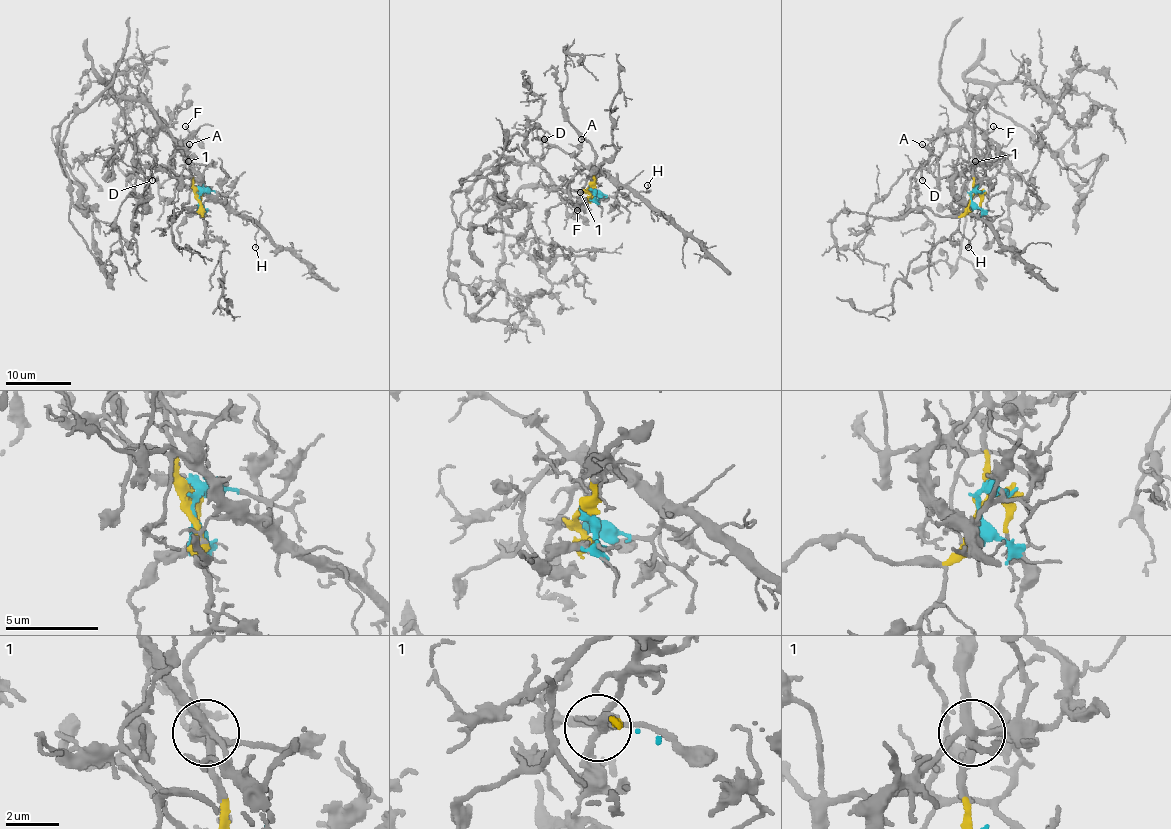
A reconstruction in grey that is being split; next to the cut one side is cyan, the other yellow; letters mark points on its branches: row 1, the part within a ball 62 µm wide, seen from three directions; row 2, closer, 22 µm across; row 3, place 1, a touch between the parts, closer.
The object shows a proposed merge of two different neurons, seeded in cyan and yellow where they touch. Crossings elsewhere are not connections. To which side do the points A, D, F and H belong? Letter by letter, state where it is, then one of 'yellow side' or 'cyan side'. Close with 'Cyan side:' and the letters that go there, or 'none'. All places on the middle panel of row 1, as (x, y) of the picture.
A: (581, 139) | cyan side
D: (544, 139) | cyan side
F: (577, 210) | cyan side
H: (647, 185) | cyan side
Cyan side: A, D, F, H

